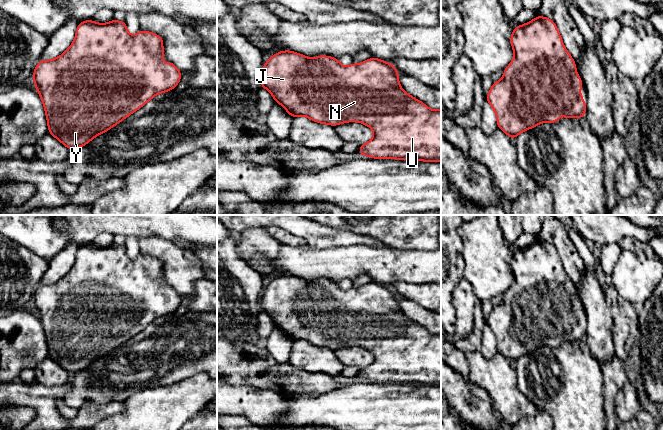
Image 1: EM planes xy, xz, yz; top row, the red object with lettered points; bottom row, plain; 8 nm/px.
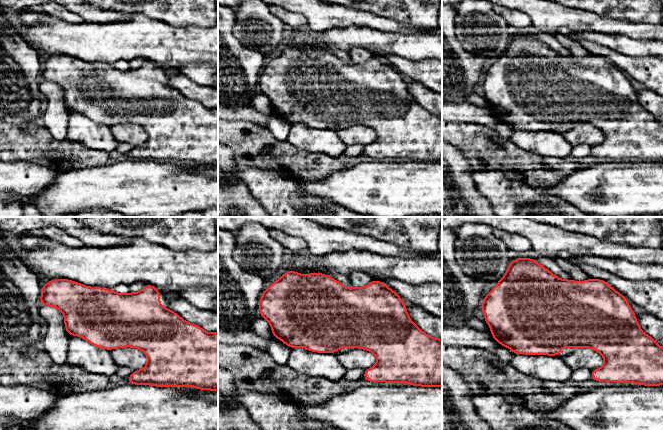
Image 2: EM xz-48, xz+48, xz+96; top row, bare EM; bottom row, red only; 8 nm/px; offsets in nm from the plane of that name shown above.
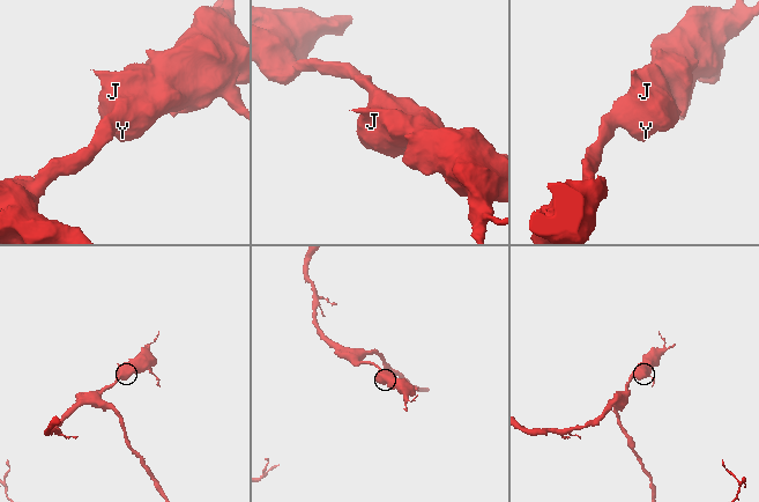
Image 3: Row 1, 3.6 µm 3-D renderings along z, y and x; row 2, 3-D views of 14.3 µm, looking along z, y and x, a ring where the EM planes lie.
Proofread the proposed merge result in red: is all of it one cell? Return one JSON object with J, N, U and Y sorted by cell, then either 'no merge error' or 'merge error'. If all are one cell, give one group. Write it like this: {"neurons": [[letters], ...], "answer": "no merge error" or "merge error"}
{"neurons": [["J", "N", "U", "Y"]], "answer": "no merge error"}

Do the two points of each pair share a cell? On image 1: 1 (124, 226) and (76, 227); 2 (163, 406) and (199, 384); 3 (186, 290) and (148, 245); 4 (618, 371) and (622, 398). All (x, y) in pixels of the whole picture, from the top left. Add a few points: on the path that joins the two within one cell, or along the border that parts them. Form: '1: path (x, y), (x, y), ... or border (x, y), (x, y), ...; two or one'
1: path (112, 225), (88, 225); one
2: path (172, 406), (182, 401), (190, 393); one
3: path (182, 277), (182, 273), (161, 252); one
4: border (627, 378), (615, 396), (615, 412); two

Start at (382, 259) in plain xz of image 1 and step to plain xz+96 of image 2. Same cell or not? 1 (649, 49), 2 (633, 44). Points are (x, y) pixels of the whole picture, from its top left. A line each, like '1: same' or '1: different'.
1: same
2: same

